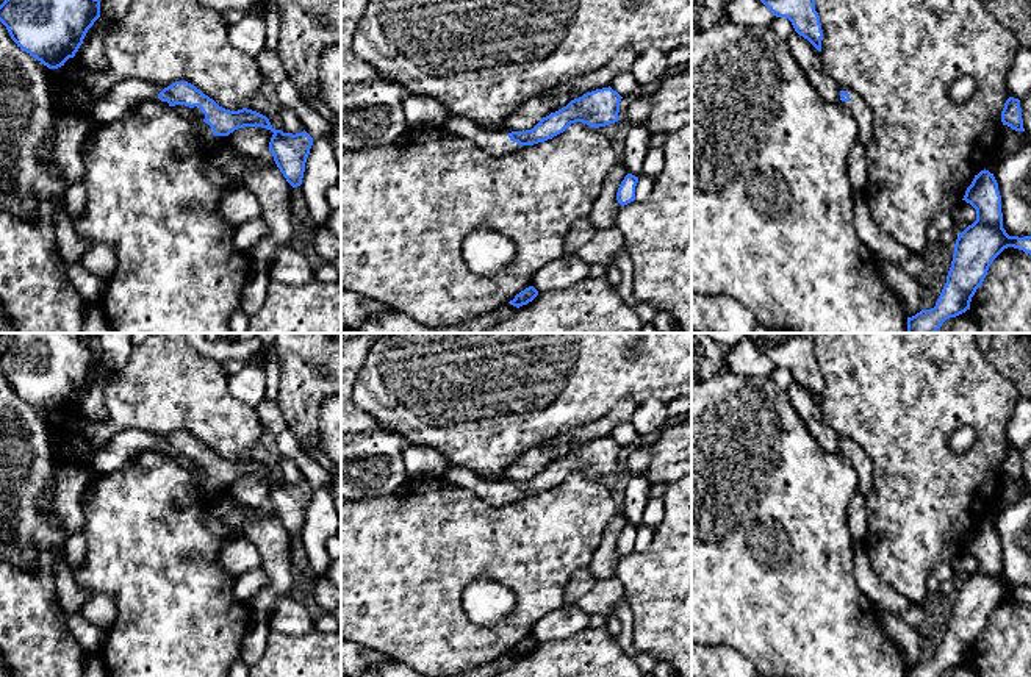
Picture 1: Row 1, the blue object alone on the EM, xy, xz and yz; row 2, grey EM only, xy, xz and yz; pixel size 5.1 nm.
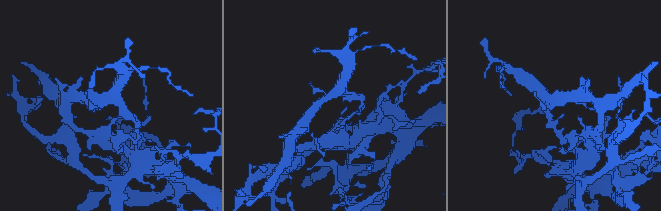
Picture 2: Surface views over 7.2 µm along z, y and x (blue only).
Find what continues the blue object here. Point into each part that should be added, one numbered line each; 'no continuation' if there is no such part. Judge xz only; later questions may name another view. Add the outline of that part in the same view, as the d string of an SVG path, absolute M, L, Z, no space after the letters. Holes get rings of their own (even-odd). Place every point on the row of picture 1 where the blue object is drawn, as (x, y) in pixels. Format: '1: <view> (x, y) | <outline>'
1: xz (495, 143) | M449 116L443 130L451 134L472 141L493 156L502 156L526 147L521 147L518 142L513 142L508 138L508 134L512 133L510 130L488 130L466 117Z

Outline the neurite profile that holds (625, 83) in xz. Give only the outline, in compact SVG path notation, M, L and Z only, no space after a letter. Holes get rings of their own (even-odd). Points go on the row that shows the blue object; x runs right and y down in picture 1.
M632 72L620 73L613 78L612 86L621 97L630 95L638 88L638 83Z

